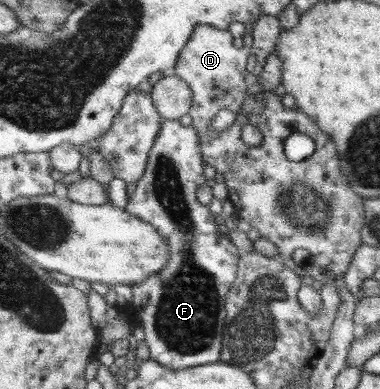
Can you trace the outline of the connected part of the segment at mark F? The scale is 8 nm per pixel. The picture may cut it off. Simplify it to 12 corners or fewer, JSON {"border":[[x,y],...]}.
{"border":[[166,119],[125,208],[168,265],[121,314],[171,370],[223,361],[243,255],[194,126]]}

